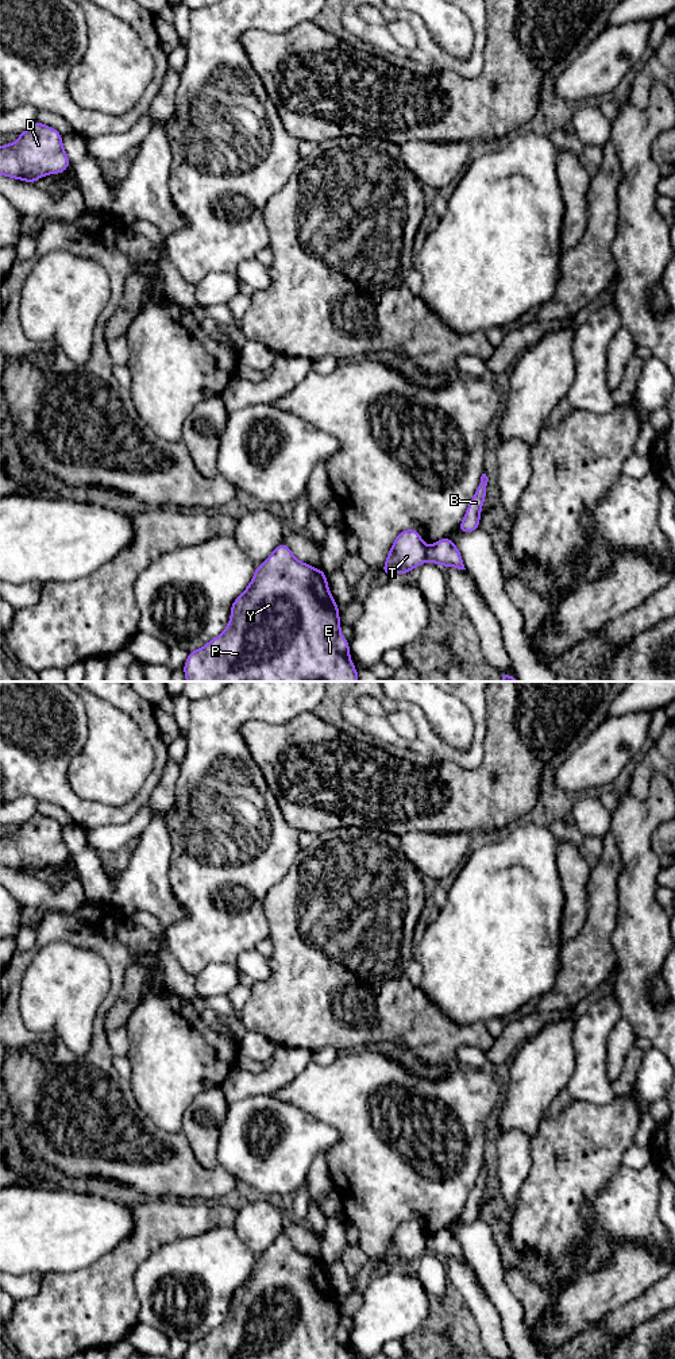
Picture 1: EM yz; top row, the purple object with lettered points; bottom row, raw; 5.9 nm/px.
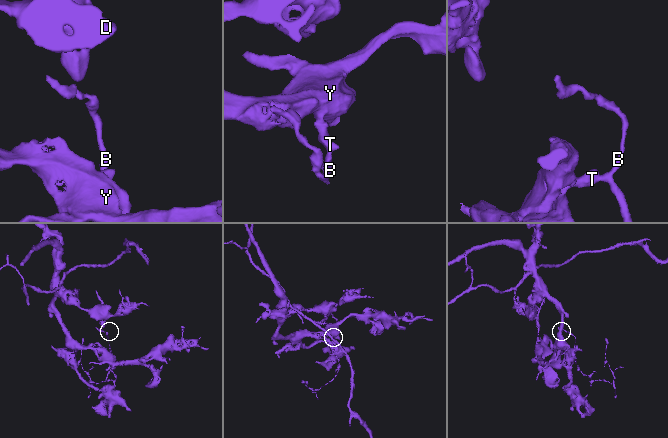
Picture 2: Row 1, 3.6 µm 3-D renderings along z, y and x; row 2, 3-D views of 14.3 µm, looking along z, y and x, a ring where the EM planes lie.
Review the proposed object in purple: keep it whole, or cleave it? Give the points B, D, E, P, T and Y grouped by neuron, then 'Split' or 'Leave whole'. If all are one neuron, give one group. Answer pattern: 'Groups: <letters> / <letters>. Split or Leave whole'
Groups: B / D E P T Y. Split

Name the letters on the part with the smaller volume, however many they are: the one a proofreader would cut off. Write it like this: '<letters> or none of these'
B

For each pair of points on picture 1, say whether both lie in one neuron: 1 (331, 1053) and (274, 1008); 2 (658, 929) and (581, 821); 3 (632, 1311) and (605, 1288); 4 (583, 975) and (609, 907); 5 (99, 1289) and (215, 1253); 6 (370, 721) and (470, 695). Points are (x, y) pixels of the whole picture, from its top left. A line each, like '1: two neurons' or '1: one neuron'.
1: two neurons
2: two neurons
3: two neurons
4: one neuron
5: two neurons
6: one neuron

